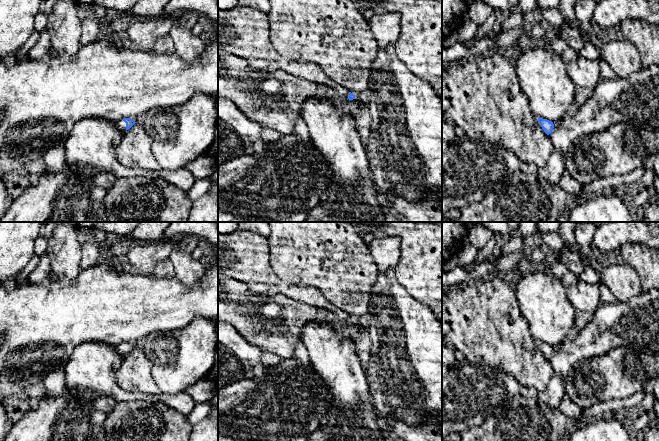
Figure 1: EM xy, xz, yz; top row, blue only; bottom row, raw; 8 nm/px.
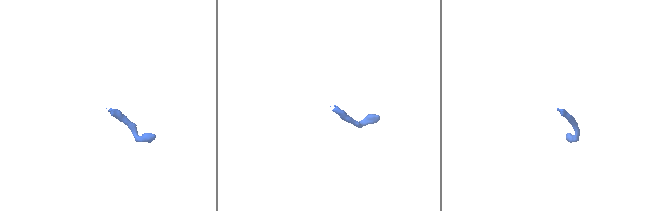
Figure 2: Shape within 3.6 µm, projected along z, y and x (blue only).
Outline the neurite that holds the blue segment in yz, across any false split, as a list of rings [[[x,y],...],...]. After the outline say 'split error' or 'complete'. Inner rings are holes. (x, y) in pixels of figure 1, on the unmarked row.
[[[538,342],[538,346],[547,359],[549,359],[552,356],[554,352],[553,346],[543,342]]] | complete

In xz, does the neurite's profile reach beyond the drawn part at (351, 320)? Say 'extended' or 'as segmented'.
extended

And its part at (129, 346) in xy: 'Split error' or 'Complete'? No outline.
Split error

